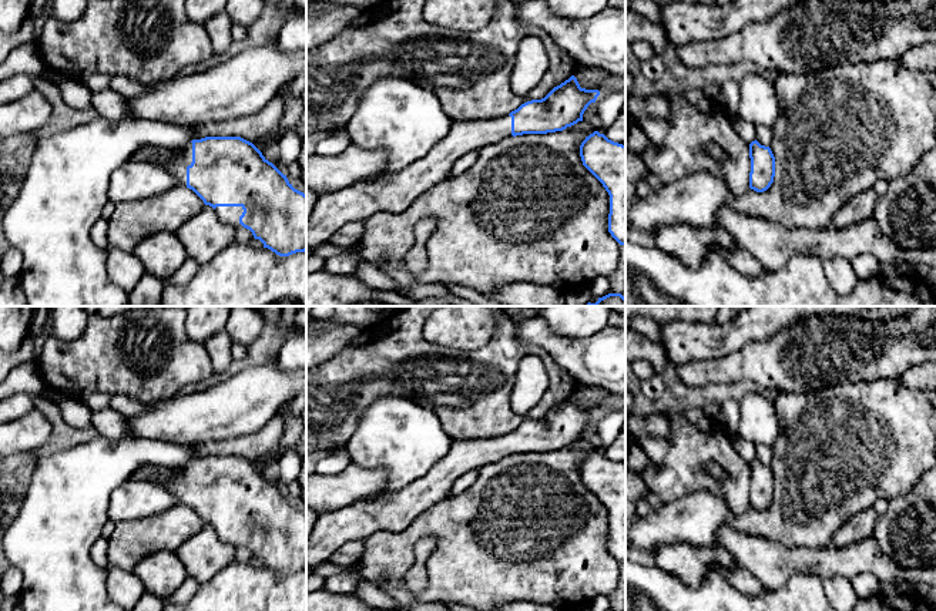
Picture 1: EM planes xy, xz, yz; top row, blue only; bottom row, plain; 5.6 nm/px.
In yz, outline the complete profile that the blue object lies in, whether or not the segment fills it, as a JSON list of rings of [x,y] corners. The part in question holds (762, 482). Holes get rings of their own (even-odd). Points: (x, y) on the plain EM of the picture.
[[[756,459],[749,463],[751,491],[749,507],[756,511],[766,510],[775,496],[775,476],[769,466]]]

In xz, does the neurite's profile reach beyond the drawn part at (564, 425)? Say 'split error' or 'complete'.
split error

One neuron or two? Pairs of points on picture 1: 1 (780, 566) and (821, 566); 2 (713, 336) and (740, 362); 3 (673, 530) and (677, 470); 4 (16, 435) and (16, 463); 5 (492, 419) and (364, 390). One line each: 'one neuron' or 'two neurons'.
1: one neuron
2: two neurons
3: two neurons
4: two neurons
5: one neuron

